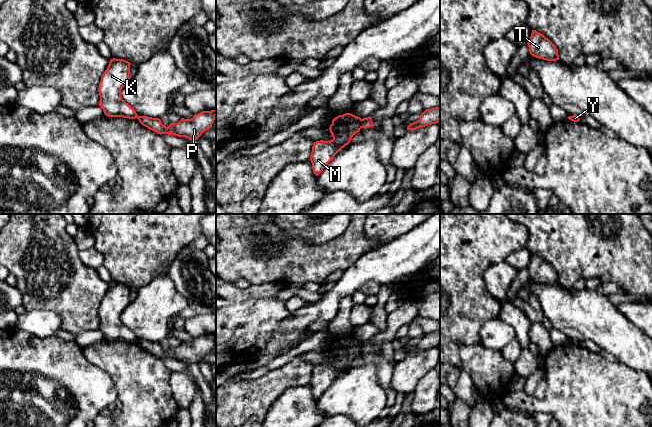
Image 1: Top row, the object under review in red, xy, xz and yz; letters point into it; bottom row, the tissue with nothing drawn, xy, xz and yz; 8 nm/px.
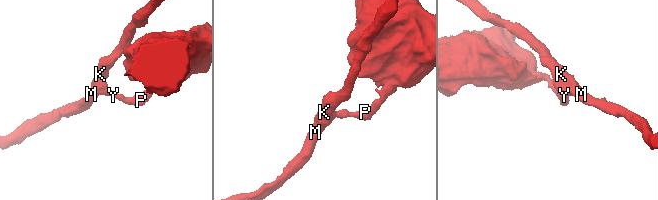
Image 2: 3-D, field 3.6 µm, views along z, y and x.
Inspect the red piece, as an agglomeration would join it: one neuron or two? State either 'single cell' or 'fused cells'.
fused cells

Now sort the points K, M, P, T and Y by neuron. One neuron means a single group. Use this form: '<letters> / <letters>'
K M T / P Y

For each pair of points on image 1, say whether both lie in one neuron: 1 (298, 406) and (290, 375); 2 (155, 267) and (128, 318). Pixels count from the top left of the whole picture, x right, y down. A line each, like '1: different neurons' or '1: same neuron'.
1: different neurons
2: different neurons

